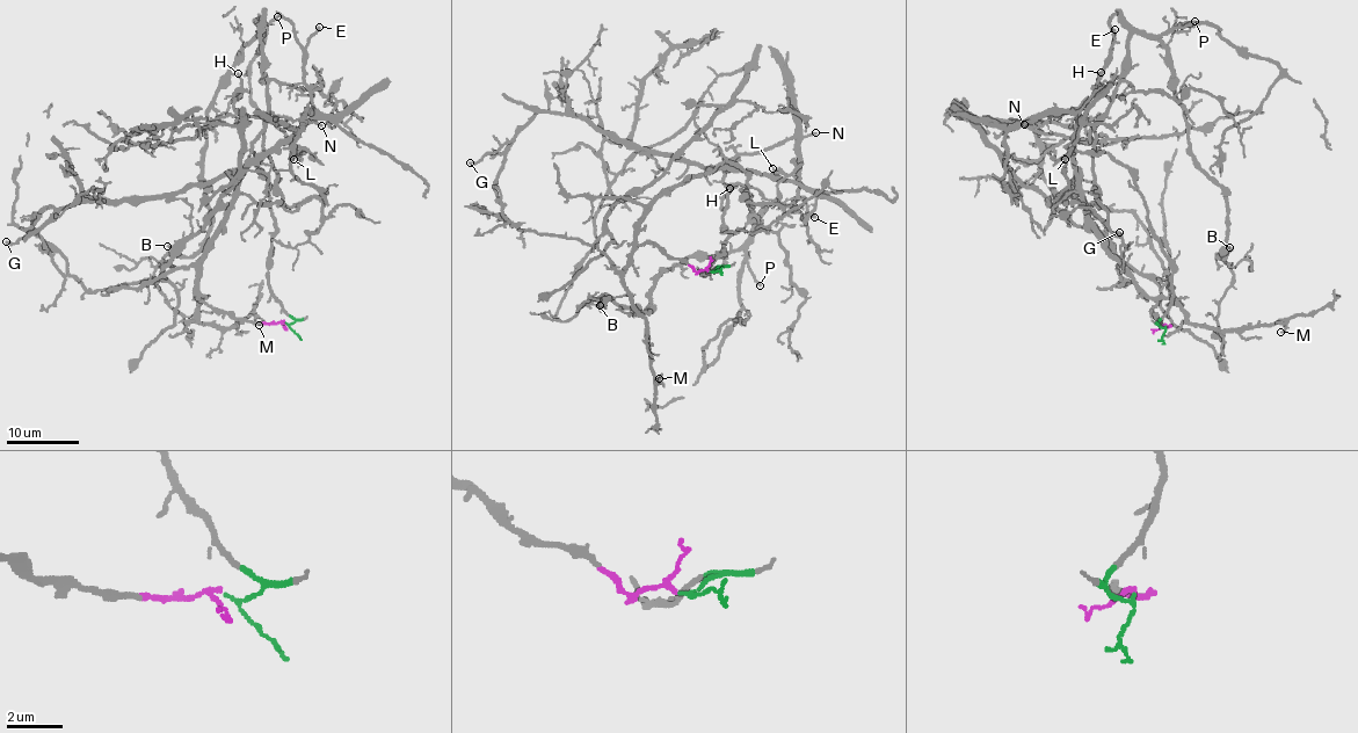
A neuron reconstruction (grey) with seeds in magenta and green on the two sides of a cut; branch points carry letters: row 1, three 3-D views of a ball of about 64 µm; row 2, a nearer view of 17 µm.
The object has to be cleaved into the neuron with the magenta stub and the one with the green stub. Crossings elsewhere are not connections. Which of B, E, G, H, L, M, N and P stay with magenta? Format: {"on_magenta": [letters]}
{"on_magenta": ["E", "G", "H", "L", "M", "N"]}

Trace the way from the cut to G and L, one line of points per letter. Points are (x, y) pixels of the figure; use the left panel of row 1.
G: (283, 323), (201, 300), (195, 271), (232, 198), (225, 175), (48, 207), (6, 240)
L: (283, 323), (240, 321), (203, 303), (195, 271), (234, 182), (283, 144), (297, 149), (293, 159)

